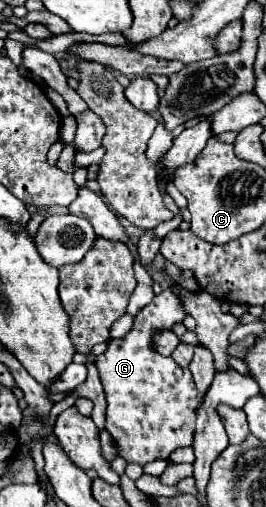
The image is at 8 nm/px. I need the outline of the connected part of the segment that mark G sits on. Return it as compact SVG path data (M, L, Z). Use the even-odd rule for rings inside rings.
M165 289L141 309L123 339L111 339L107 351L95 357L107 399L105 429L115 439L117 455L127 463L145 465L155 459L169 459L175 449L193 443L195 409L199 405L195 381L189 369L179 367L171 357L159 355L153 347L155 333L173 329L185 317L183 299L173 289Z

